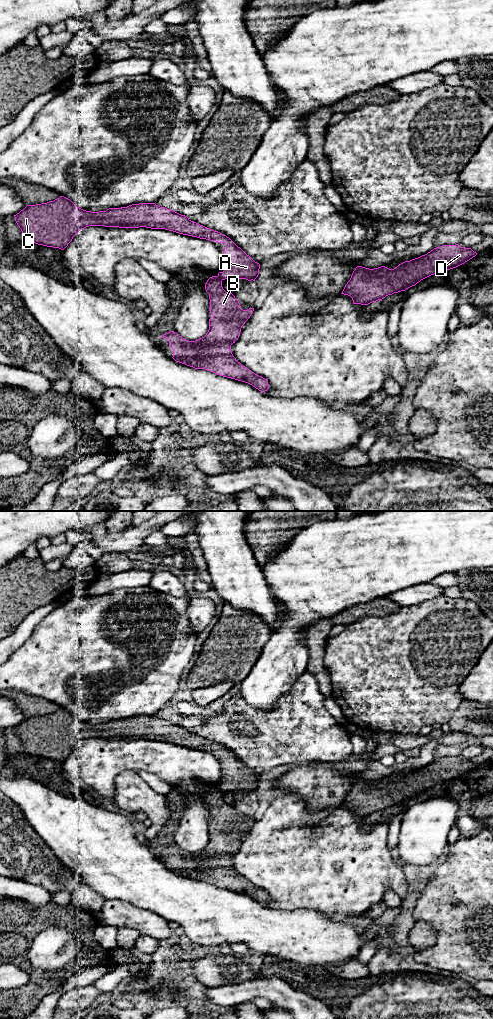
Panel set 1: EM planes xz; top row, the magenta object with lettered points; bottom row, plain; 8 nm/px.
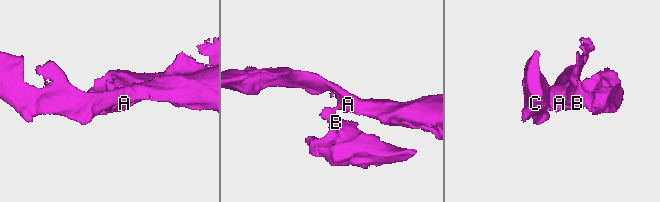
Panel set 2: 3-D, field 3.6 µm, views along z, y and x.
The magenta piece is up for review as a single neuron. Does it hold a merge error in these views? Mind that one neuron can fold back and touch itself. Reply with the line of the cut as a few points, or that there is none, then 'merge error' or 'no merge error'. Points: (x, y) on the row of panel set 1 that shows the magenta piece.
cut xz (217, 276), (221, 280); merge error

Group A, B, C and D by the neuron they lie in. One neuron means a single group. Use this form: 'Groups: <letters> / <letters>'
Groups: A C D / B

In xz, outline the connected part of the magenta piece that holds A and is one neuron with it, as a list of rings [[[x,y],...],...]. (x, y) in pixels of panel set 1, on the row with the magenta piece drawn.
[[[60,196],[47,203],[27,205],[14,217],[26,241],[61,250],[68,246],[81,229],[89,226],[165,229],[225,243],[226,246],[222,250],[225,270],[218,273],[221,280],[235,278],[255,281],[259,275],[260,264],[229,237],[155,203],[139,203],[91,212],[77,207],[70,199]]]

